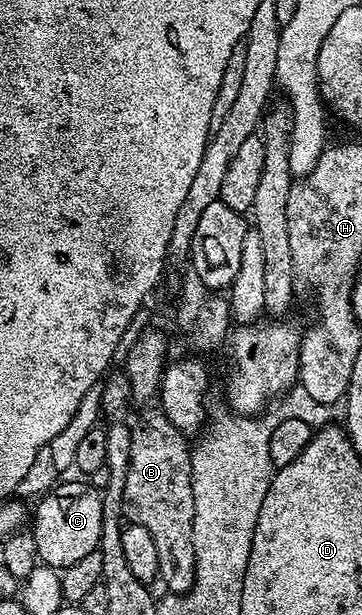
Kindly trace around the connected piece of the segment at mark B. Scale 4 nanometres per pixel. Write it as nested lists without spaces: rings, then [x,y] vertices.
[[[158,408],[140,415],[131,425],[129,467],[125,475],[123,516],[132,525],[145,527],[153,535],[157,546],[160,582],[167,584],[167,593],[188,593],[195,582],[195,556],[193,555],[193,479],[191,478],[191,451],[188,434],[182,433]]]

